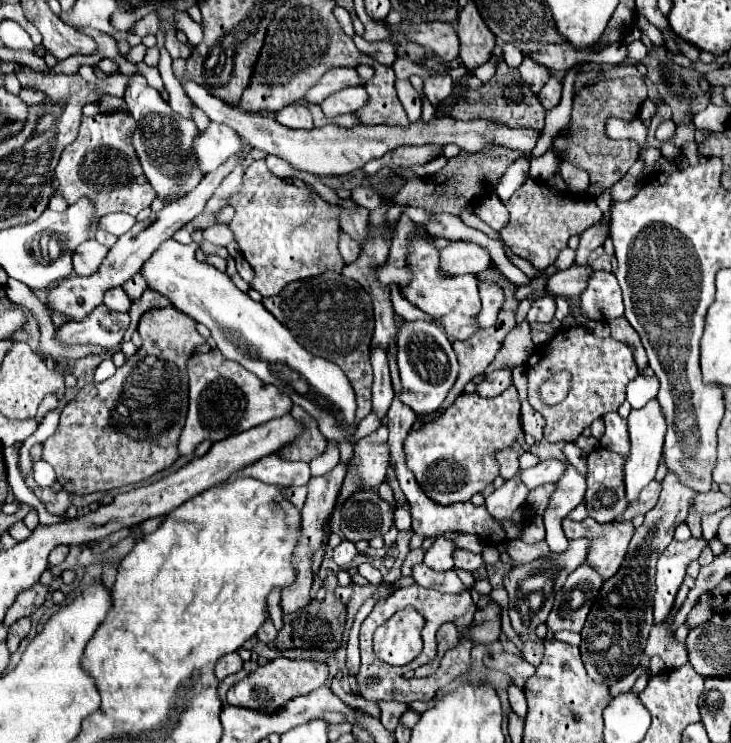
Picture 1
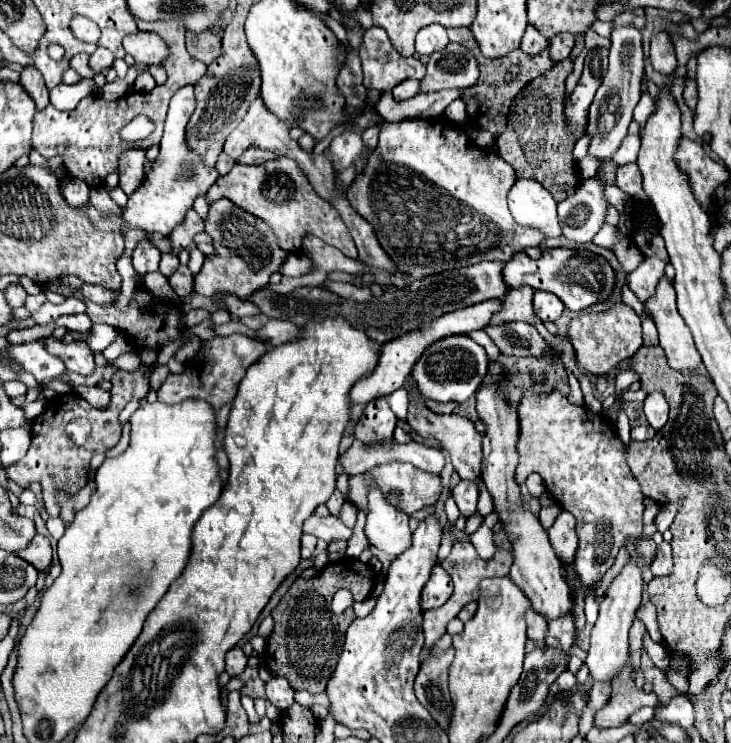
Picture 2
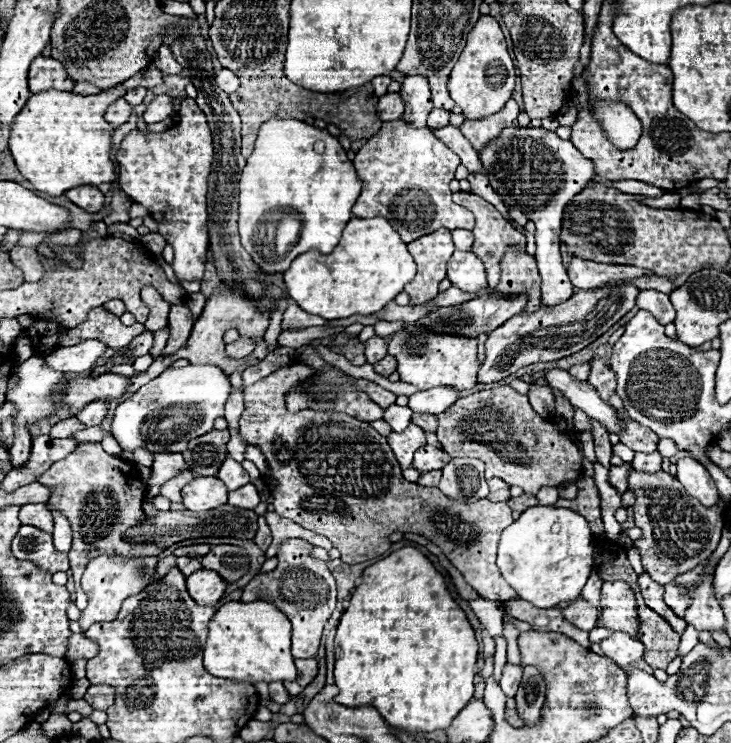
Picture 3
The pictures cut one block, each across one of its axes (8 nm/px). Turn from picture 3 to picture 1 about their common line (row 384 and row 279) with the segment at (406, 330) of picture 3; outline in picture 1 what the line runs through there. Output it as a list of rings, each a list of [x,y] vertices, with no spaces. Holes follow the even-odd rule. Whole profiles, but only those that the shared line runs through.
[[[428,236],[414,238],[410,244],[408,262],[412,266],[414,280],[410,282],[410,286],[402,288],[402,294],[416,308],[420,308],[430,318],[441,323],[448,336],[452,336],[458,341],[465,341],[478,331],[475,317],[480,312],[480,296],[478,296],[476,278],[470,274],[466,274],[466,276],[440,276],[438,274],[438,250],[426,238]]]

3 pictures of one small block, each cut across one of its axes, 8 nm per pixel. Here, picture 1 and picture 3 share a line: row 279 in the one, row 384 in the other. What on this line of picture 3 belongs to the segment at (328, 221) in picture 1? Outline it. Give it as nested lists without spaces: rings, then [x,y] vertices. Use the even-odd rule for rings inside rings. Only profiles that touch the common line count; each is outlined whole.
[[[292,360],[288,366],[282,366],[280,370],[272,372],[270,376],[262,378],[260,382],[244,390],[246,410],[240,416],[240,432],[248,444],[260,446],[260,450],[264,452],[270,464],[274,482],[268,484],[268,488],[274,496],[274,502],[272,502],[274,512],[282,518],[288,518],[300,524],[306,530],[312,530],[316,534],[330,538],[334,548],[342,552],[342,562],[346,564],[366,562],[384,554],[390,548],[388,534],[394,530],[420,534],[444,552],[448,562],[456,570],[460,570],[466,582],[482,598],[490,602],[508,602],[518,598],[516,590],[512,590],[504,582],[496,566],[500,534],[506,526],[514,522],[510,506],[506,502],[490,502],[488,498],[480,498],[468,504],[468,502],[460,502],[444,496],[438,488],[422,488],[418,484],[406,482],[402,478],[402,468],[396,462],[392,448],[386,444],[386,438],[380,436],[368,422],[362,422],[342,412],[328,412],[328,410],[316,412],[312,408],[306,408],[296,414],[288,412],[286,396],[294,392],[298,386],[302,386],[306,380],[310,380],[314,374],[316,370],[312,366],[306,366],[300,360]]]

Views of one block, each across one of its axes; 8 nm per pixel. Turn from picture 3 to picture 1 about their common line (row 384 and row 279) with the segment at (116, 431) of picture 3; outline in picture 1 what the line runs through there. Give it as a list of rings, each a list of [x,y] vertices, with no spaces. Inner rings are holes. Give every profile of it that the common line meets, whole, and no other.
[[[172,238],[166,240],[144,262],[140,274],[150,290],[166,296],[176,310],[192,316],[192,320],[198,324],[204,324],[210,330],[216,348],[228,360],[242,364],[266,384],[274,384],[288,394],[294,404],[302,406],[310,416],[314,416],[326,440],[336,440],[340,444],[340,460],[350,466],[354,446],[348,442],[348,438],[356,430],[356,400],[350,380],[336,364],[312,356],[260,302],[254,302],[246,292],[238,290],[228,274],[220,272],[208,262],[196,260],[194,244],[184,246]]]

